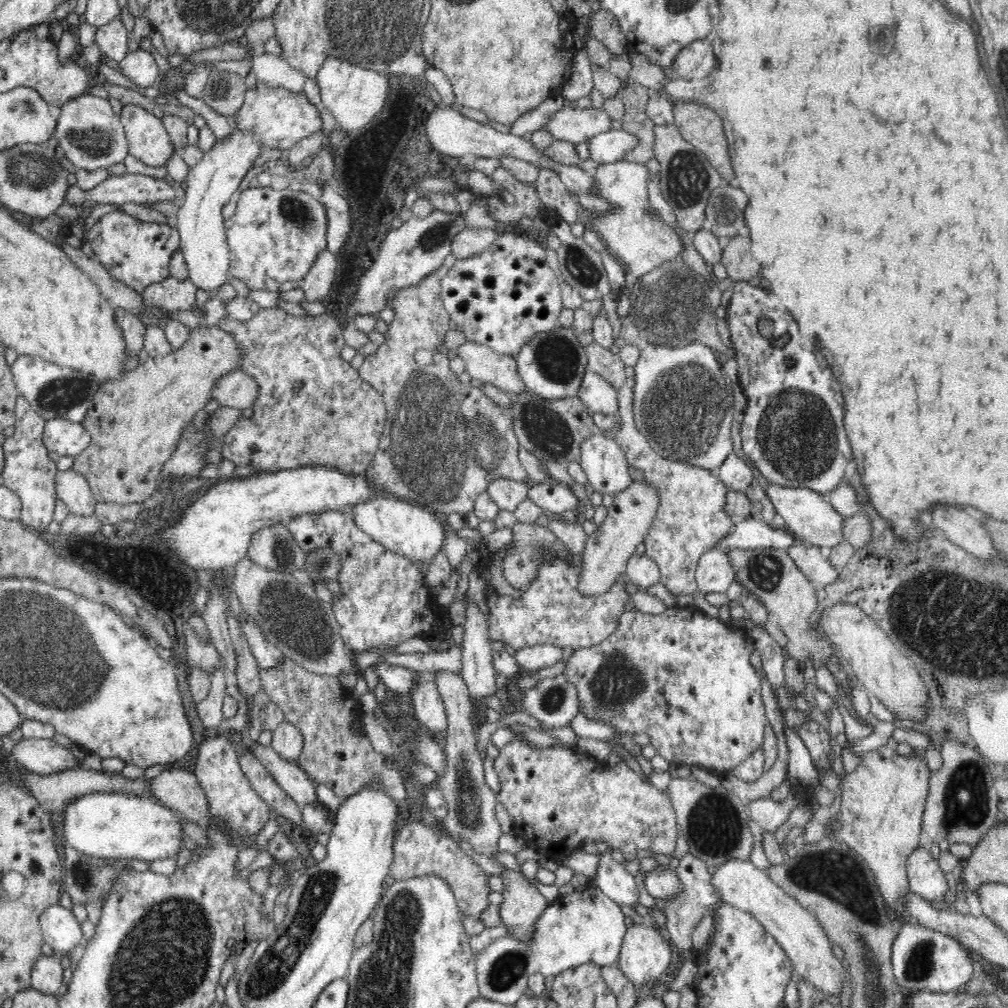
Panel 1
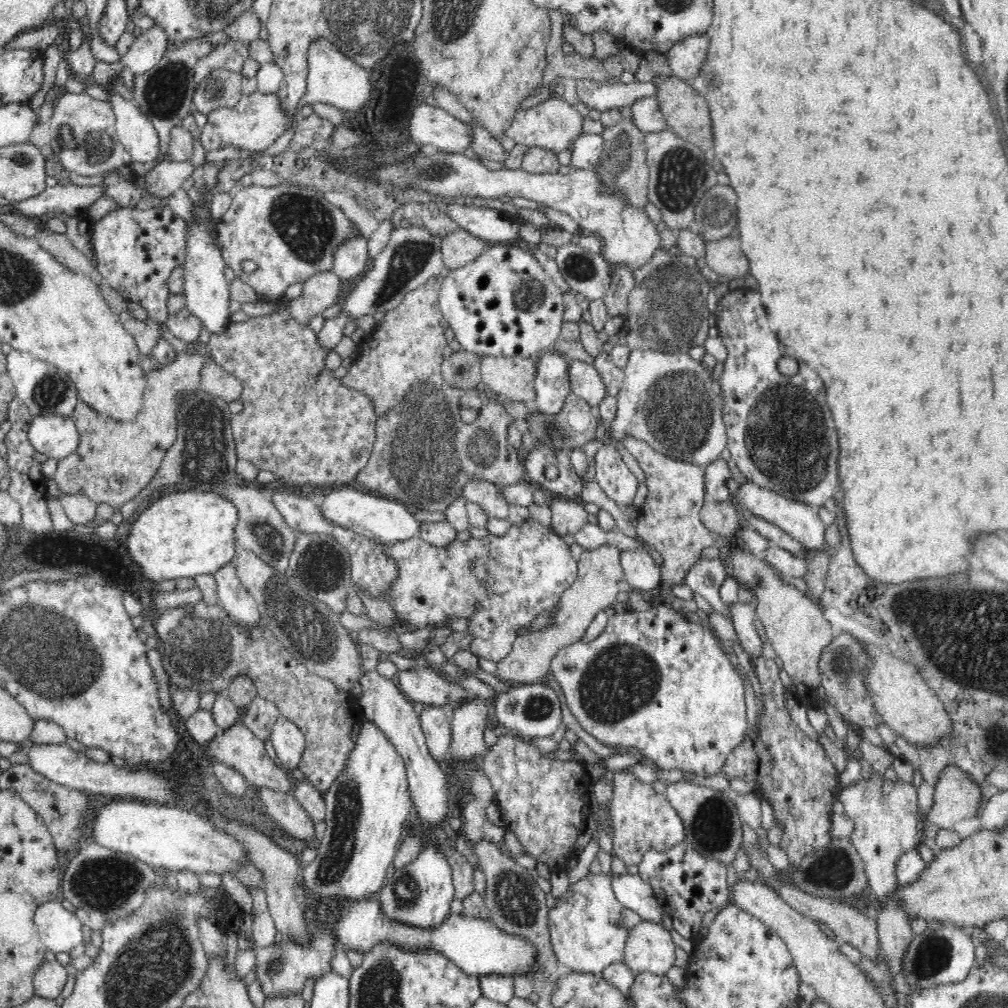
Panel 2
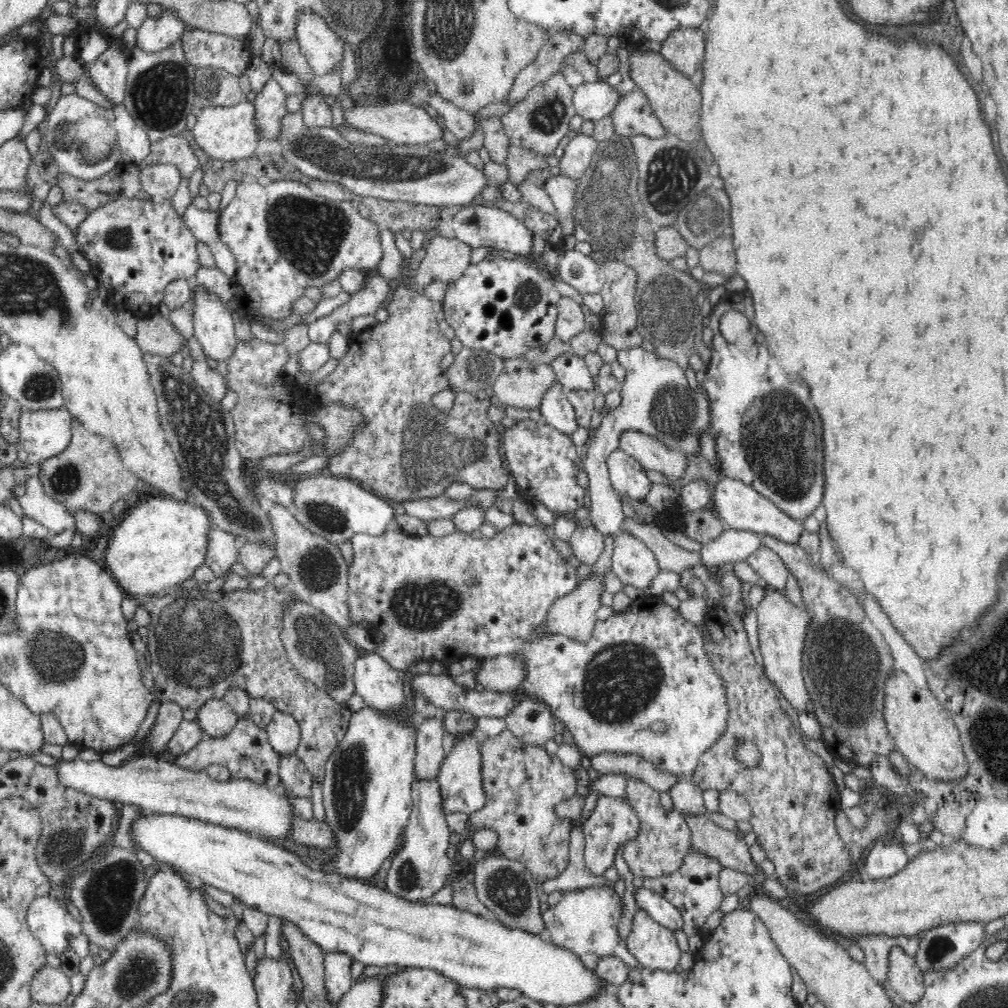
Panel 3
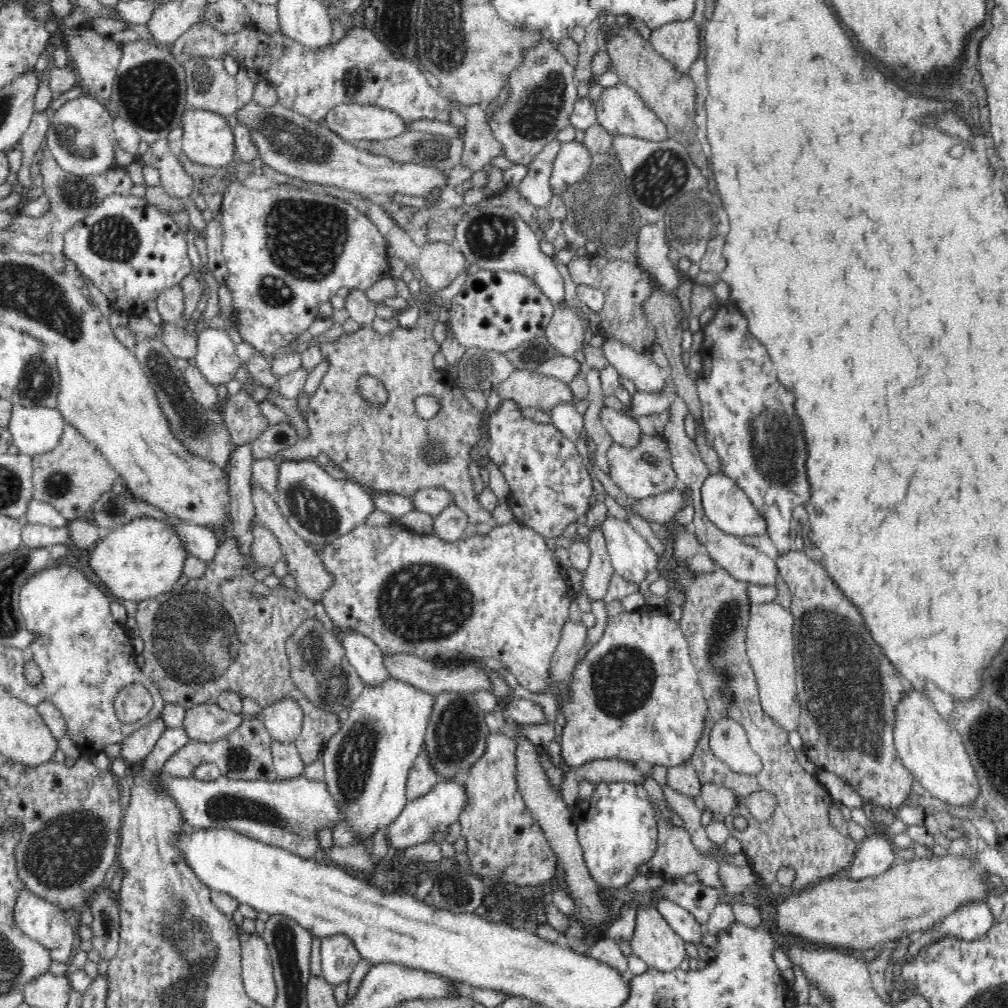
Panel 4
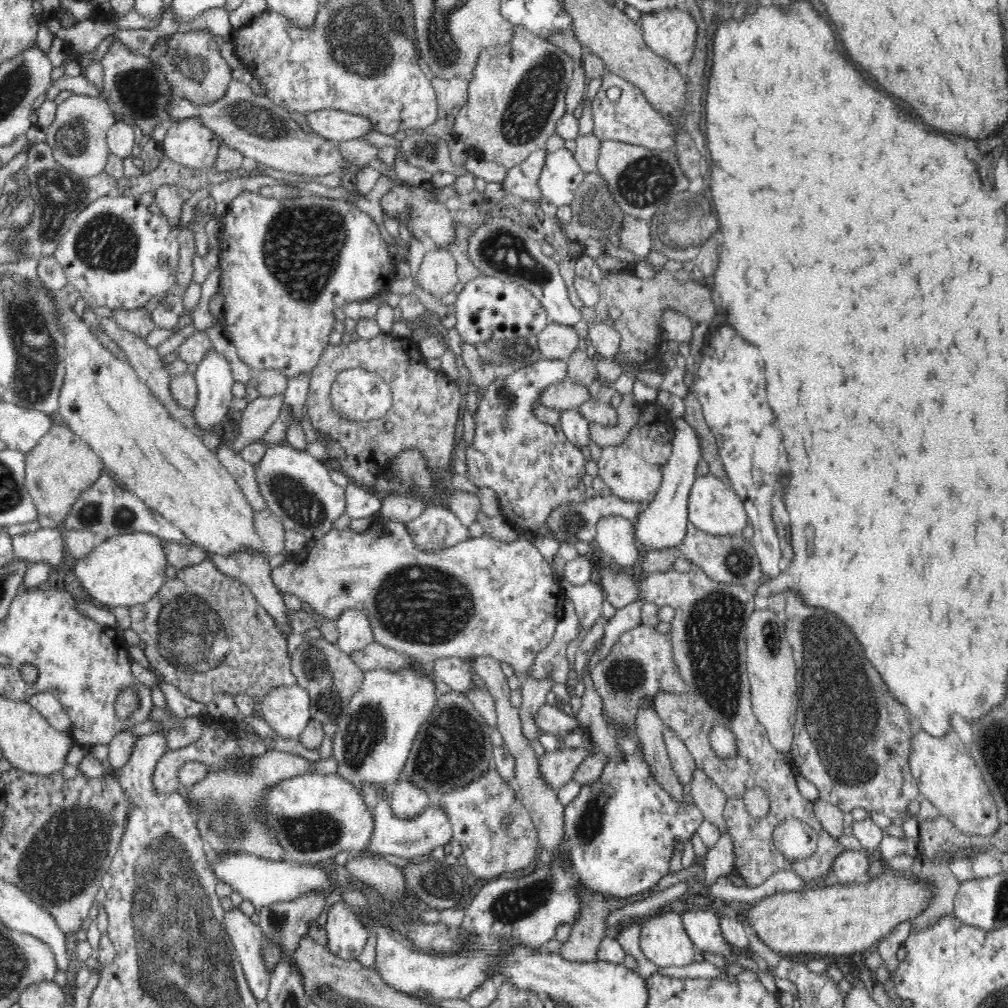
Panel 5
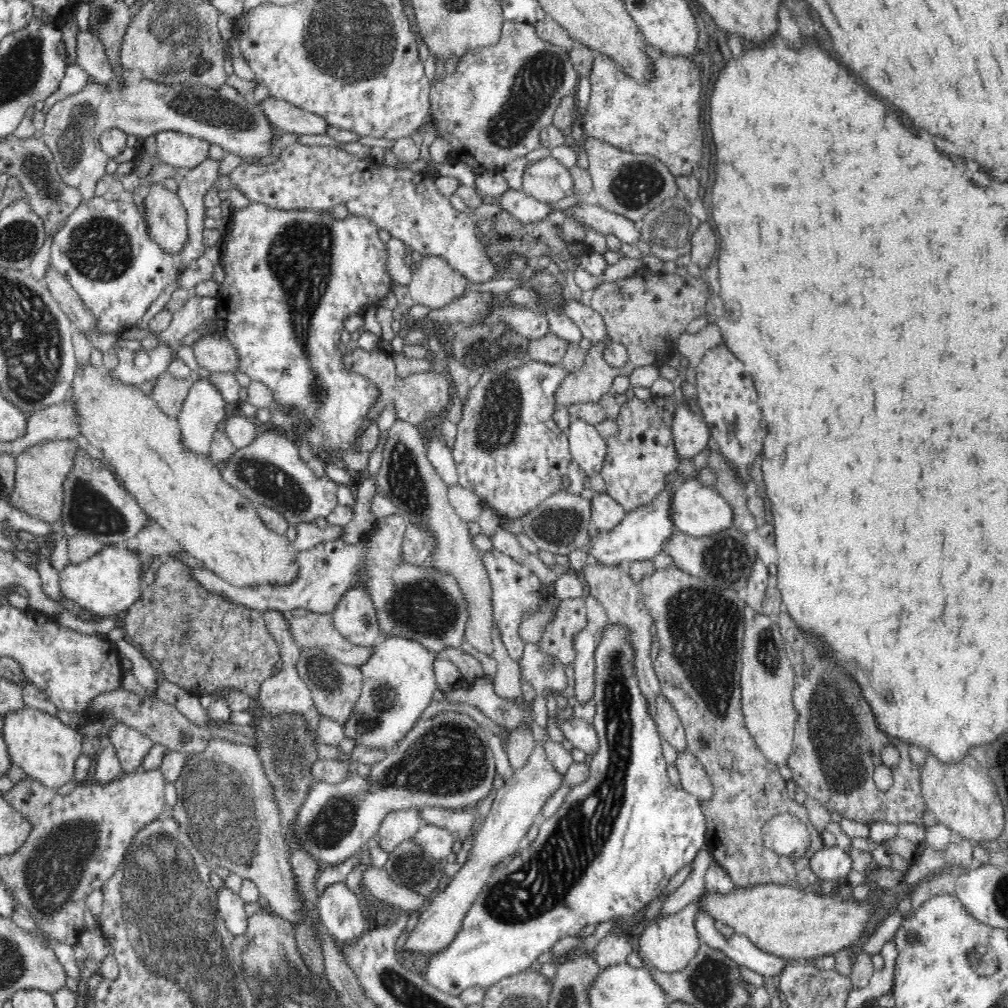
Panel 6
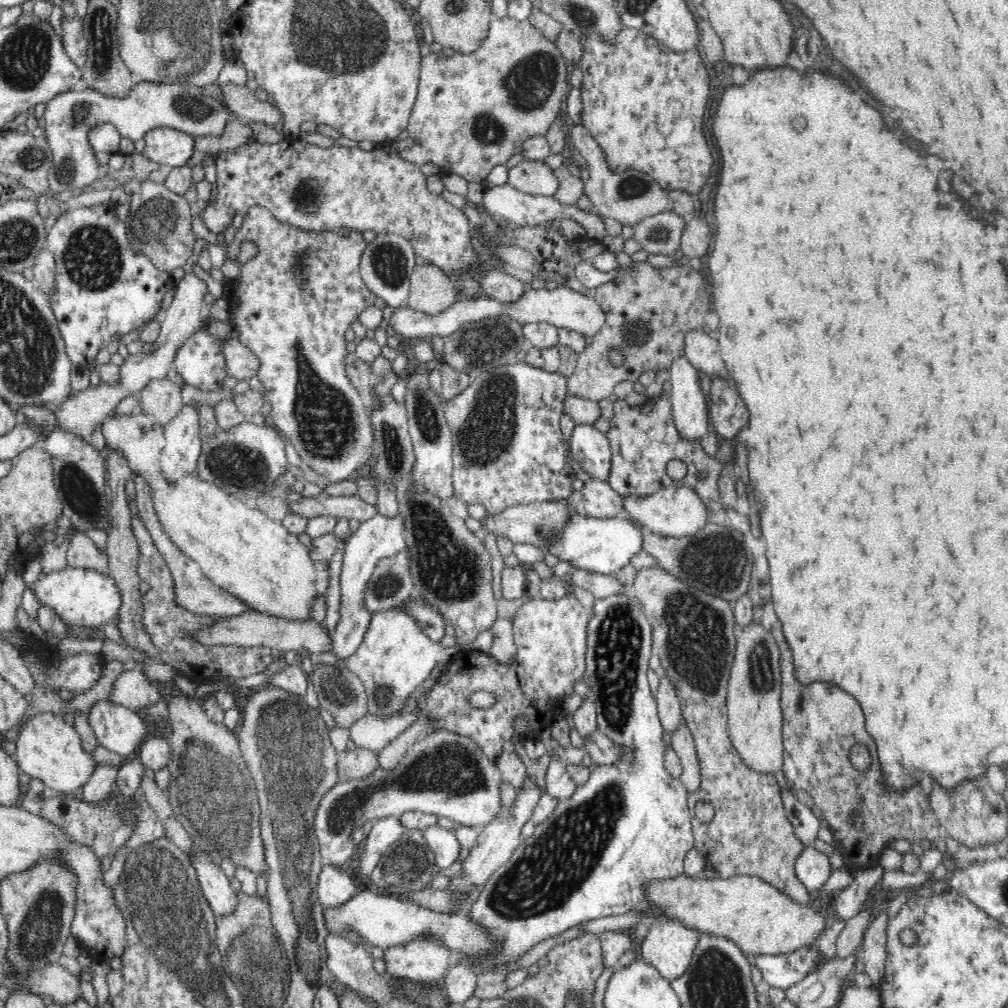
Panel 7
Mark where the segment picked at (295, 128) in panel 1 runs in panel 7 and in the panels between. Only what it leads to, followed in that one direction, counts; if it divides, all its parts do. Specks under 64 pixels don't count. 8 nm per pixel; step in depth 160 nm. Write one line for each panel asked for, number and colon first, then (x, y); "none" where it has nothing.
2: (256, 122)
3: (229, 134)
4: (208, 140)
5: (188, 142)
6: (177, 149)
7: (165, 146)

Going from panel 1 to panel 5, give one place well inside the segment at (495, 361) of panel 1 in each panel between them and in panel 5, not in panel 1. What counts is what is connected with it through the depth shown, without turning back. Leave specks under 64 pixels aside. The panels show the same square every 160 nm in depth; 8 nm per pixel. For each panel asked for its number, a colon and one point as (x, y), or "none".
2: (512, 378)
3: (522, 384)
4: (526, 388)
5: (564, 395)

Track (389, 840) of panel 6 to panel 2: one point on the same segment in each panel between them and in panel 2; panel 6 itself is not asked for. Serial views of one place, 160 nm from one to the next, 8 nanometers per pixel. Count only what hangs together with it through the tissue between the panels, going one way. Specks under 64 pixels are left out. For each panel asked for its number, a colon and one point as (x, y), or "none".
2: (435, 722)
3: (429, 755)
4: (422, 777)
5: (408, 800)

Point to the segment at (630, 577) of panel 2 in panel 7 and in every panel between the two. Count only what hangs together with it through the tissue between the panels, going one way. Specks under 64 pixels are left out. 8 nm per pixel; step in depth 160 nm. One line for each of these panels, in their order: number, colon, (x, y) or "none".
3: (634, 564)
4: (631, 556)
5: (614, 536)
6: (606, 512)
7: (600, 500)

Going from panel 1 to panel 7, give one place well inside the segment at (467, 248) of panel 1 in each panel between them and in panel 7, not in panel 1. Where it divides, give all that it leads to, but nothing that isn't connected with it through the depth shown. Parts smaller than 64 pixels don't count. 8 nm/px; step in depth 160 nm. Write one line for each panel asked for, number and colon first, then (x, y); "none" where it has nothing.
2: (460, 247)
3: (446, 259)
4: (440, 263)
5: (438, 274)
6: (434, 283)
7: (431, 291)

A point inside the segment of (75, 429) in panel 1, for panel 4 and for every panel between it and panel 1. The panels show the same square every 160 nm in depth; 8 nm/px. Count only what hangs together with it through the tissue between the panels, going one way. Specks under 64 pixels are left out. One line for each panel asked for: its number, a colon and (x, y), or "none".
2: (55, 435)
3: (45, 433)
4: (35, 430)

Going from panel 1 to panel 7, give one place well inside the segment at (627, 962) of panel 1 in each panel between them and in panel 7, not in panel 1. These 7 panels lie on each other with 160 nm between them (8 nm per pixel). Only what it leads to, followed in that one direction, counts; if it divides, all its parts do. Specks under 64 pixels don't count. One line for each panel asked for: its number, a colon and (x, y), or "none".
2: (648, 948)
3: (654, 946)
4: (659, 946)
5: (663, 939)
6: (669, 943)
7: (669, 946)

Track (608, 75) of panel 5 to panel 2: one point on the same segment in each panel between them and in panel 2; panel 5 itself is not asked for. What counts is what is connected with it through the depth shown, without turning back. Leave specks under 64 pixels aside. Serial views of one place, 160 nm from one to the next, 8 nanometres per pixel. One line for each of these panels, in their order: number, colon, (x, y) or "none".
2: (646, 114)
3: (633, 115)
4: (621, 111)

